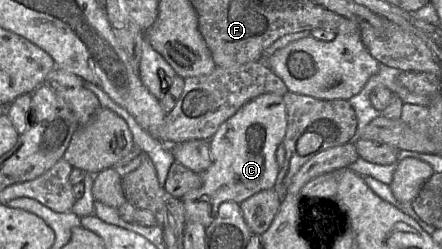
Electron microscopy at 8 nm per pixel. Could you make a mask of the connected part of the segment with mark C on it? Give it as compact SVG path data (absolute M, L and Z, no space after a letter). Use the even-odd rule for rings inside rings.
M266 93L248 101L233 116L220 125L209 140L211 165L200 176L202 185L186 193L183 202L187 222L198 222L208 227L215 219L219 206L226 201L242 203L254 194L273 188L280 170L276 150L287 130L287 112L283 96Z

